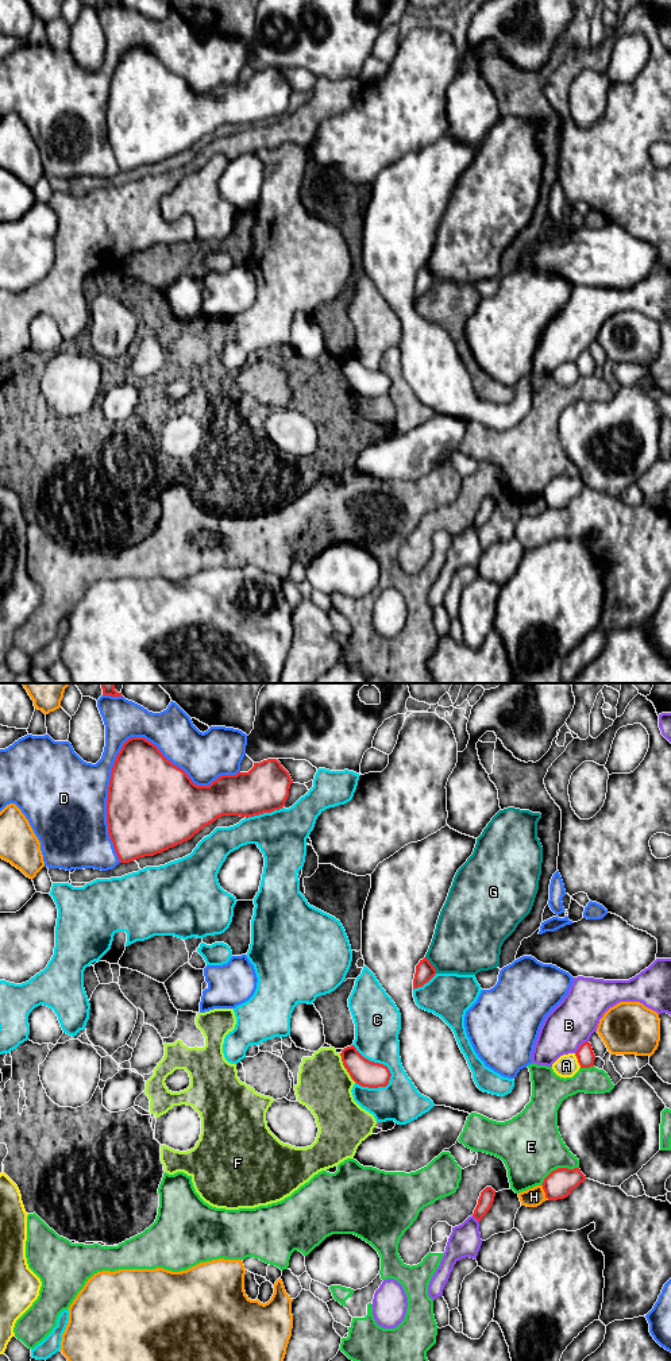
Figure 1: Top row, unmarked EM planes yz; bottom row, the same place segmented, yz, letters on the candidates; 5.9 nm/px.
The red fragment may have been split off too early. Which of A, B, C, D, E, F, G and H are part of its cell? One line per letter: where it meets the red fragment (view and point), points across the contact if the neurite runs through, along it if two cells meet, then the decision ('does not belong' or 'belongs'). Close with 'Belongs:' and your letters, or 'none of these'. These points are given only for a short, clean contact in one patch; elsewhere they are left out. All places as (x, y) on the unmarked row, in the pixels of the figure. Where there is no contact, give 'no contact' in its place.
A: meets red in yz at (578, 369); does not belong
B: meets red in yz at (579, 355); does not belong
C: meets red in yz at (378, 371); does not belong
D: meets red in yz at (124, 51); does not belong
E: meets red in yz at (558, 477); does not belong
F: meets red in yz at (344, 376); border along yz (339, 362), (343, 376), (355, 390); does not belong
G: meets red in yz at (431, 273); does not belong
H: meets red in yz at (544, 500); does not belong
Belongs: none of these

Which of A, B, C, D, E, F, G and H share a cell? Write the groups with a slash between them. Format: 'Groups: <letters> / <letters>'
Groups: A / B / C / D / E / F / G / H

